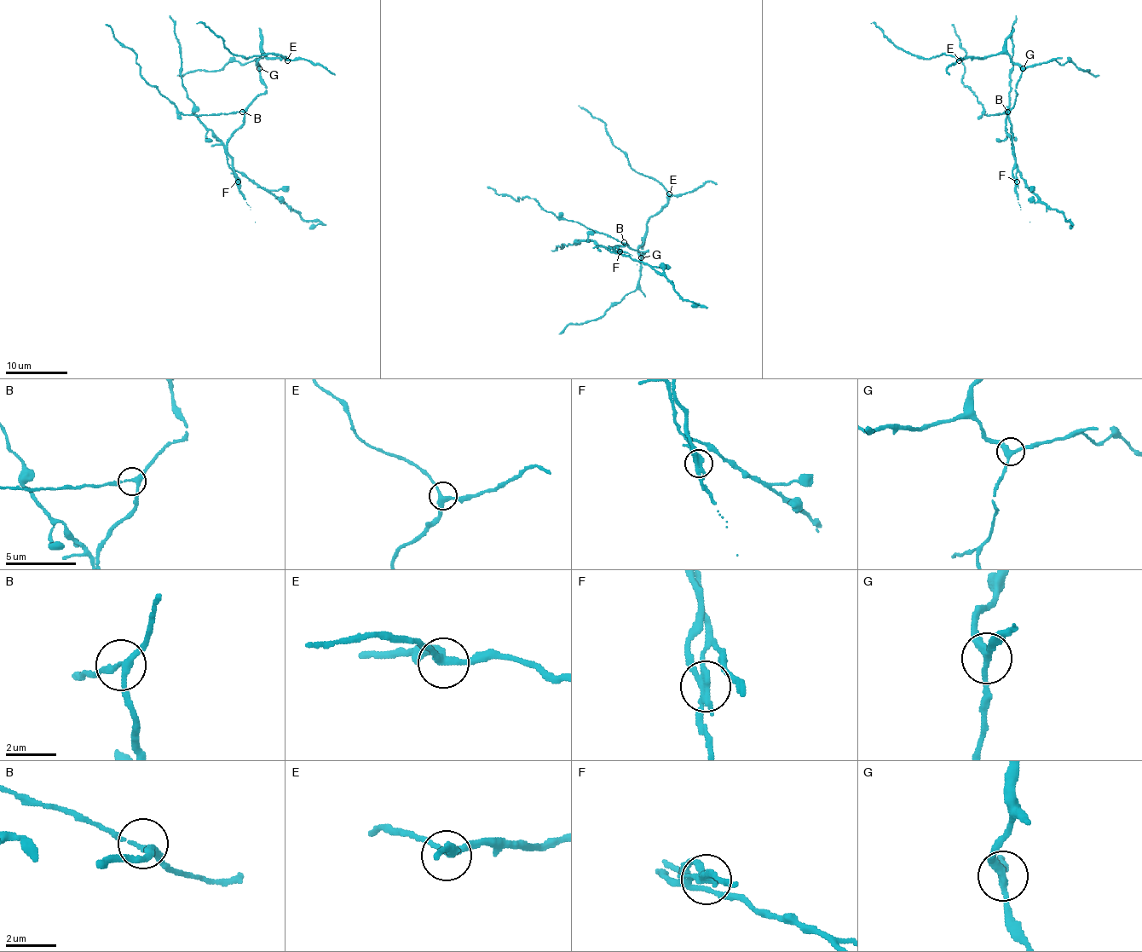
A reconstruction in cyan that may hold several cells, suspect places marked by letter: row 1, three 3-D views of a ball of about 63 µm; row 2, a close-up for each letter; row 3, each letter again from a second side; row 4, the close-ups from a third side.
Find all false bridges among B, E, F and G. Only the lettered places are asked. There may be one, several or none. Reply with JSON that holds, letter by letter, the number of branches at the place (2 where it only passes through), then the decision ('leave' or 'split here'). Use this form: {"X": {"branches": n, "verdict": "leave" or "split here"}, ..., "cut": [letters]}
{"B": {"branches": 3, "verdict": "leave"}, "E": {"branches": 3, "verdict": "leave"}, "F": {"branches": 3, "verdict": "split here"}, "G": {"branches": 3, "verdict": "leave"}, "cut": ["F"]}

